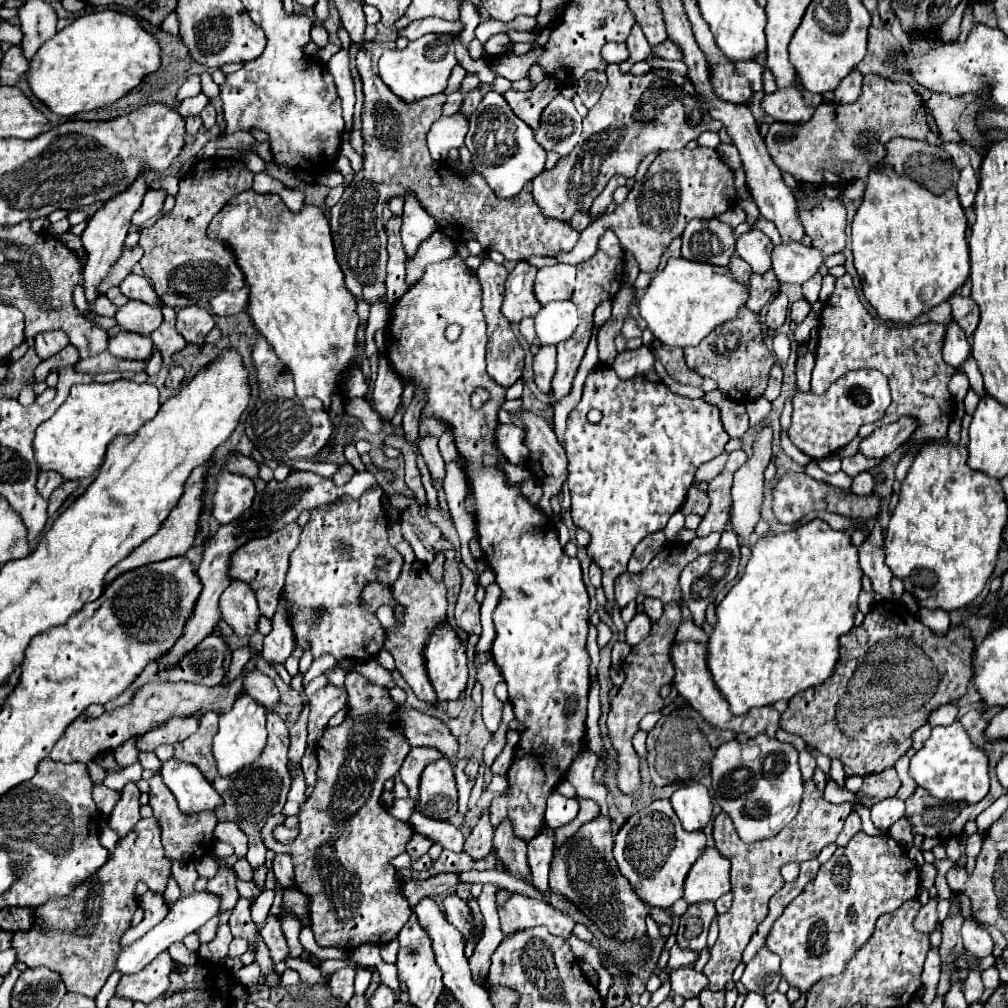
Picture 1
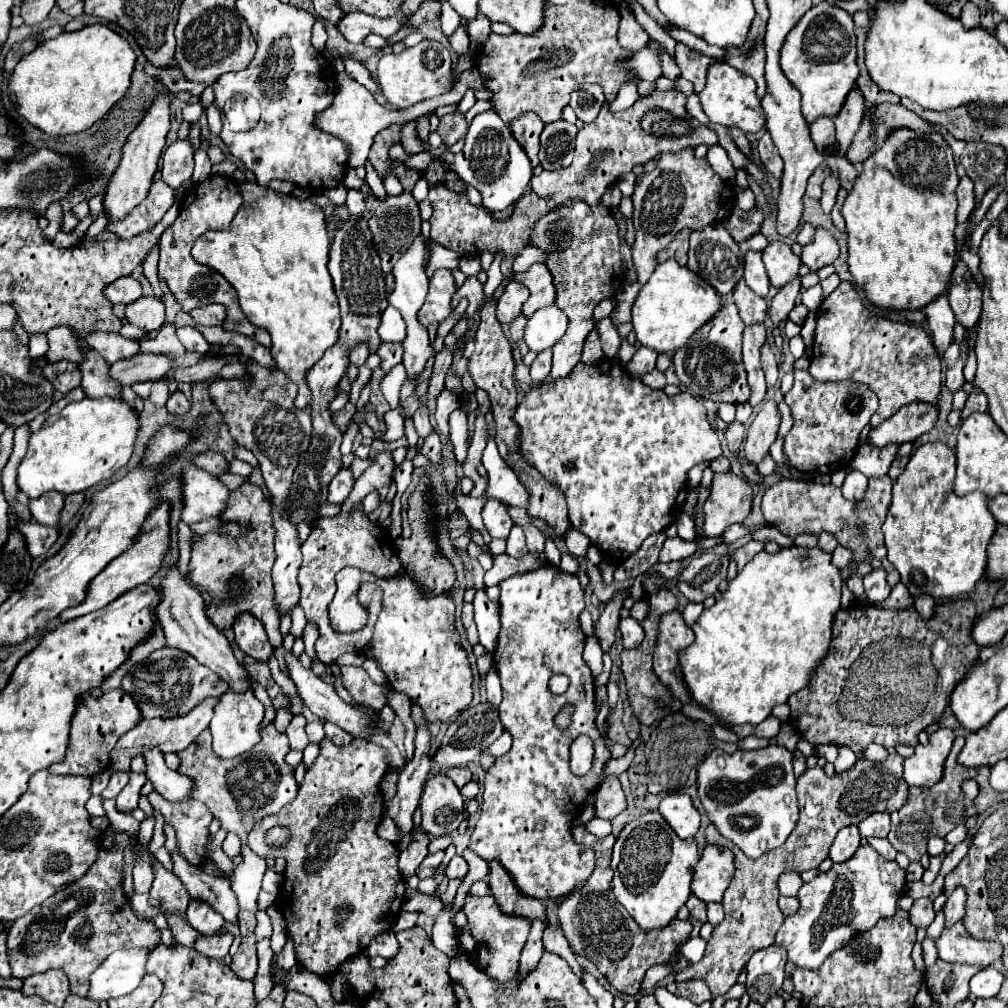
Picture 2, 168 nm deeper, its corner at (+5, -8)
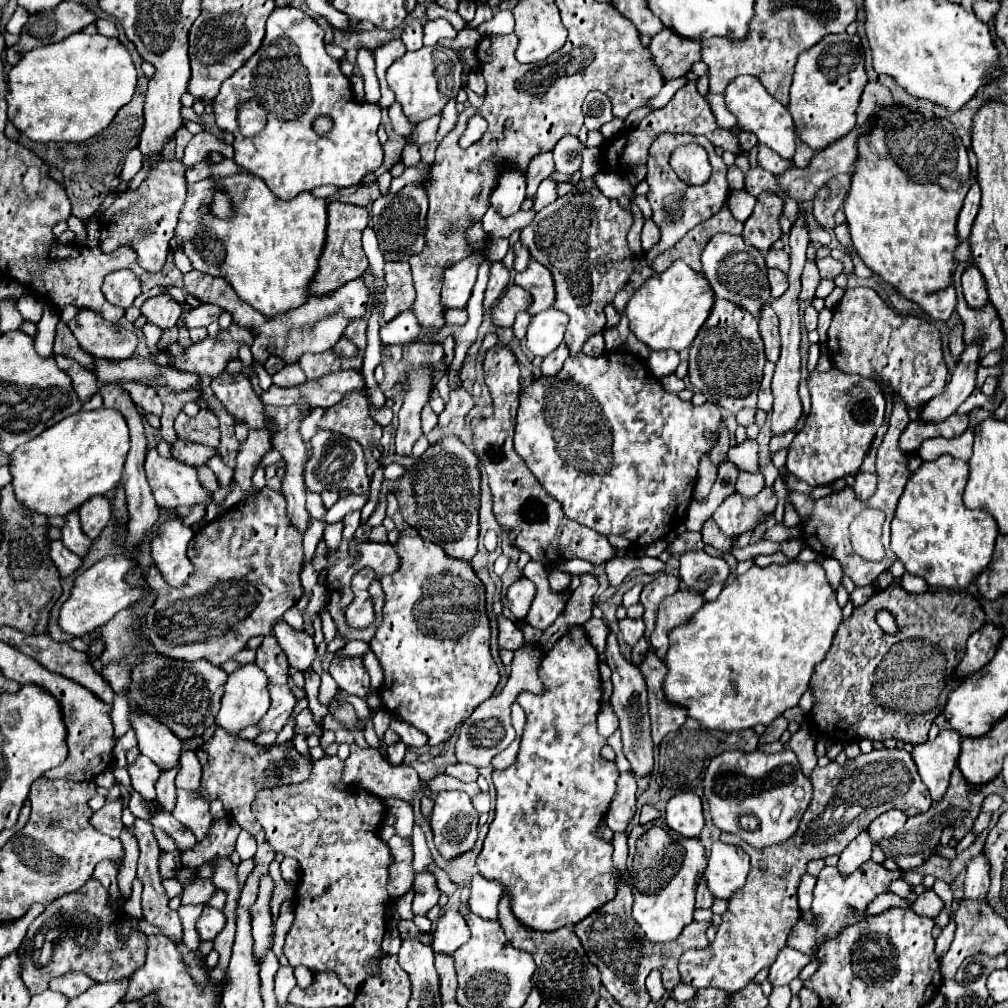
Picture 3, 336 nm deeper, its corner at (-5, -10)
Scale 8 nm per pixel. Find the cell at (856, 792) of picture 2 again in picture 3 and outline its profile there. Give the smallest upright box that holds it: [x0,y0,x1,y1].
[679,748,933,992]

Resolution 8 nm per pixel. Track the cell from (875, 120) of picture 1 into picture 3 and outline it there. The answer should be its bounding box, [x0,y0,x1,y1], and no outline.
[757,146,791,174]

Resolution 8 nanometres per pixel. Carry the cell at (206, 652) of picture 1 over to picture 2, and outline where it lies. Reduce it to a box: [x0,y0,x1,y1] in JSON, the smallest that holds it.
[121,646,227,720]

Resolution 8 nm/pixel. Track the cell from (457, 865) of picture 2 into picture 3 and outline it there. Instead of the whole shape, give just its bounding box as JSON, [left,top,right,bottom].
[471,874,501,920]

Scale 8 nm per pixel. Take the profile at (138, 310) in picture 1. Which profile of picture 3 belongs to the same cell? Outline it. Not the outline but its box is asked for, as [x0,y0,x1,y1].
[141,294,181,330]

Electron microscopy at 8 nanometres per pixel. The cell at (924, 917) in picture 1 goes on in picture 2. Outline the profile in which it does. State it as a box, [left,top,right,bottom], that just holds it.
[909,898,935,928]

